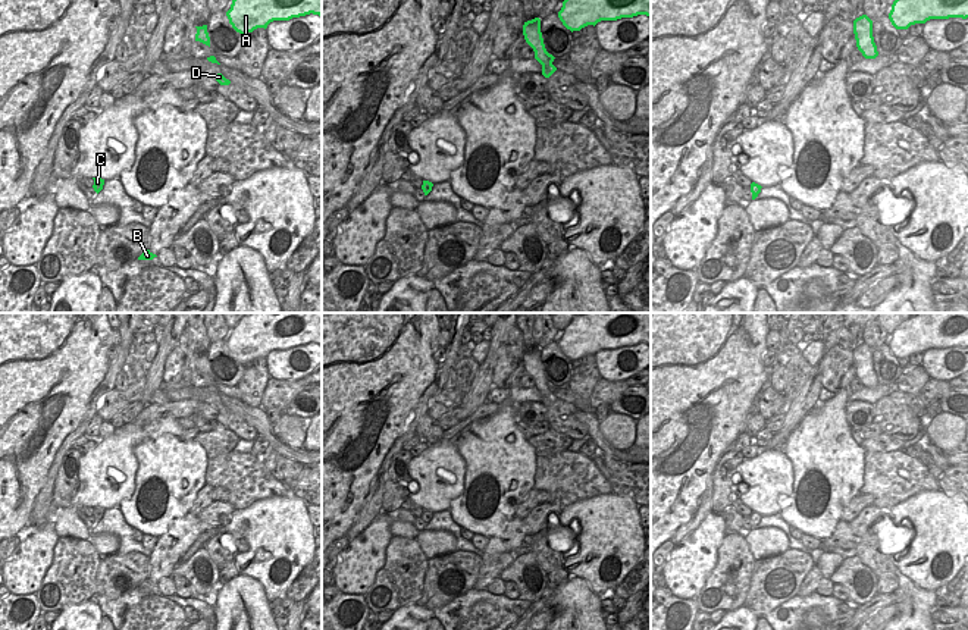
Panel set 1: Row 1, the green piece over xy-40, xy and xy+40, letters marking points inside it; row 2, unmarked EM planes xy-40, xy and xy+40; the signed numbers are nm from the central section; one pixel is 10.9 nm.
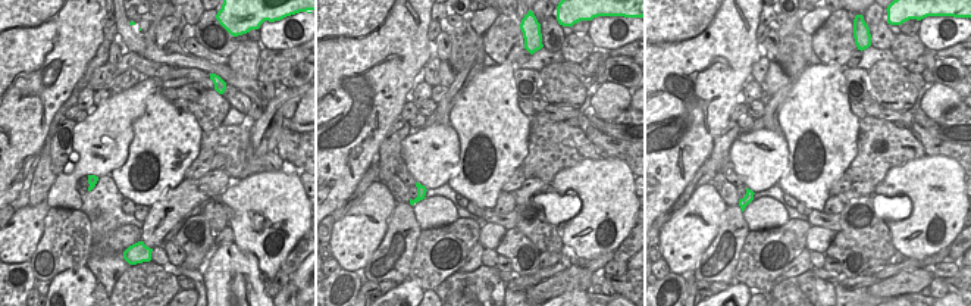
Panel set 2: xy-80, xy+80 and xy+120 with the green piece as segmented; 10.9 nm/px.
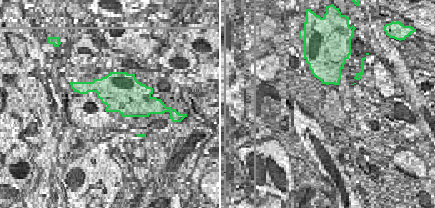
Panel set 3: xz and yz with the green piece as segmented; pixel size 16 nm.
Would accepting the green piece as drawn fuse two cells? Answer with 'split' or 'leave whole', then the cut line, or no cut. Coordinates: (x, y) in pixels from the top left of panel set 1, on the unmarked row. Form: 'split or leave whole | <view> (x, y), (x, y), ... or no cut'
leave whole | no cut

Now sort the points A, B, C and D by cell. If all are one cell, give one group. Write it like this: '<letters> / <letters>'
A B C D

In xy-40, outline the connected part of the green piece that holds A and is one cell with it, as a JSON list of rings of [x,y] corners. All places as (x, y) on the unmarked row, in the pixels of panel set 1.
[[[250,313],[226,341],[232,357],[245,364],[273,350],[306,344],[322,345],[322,313]]]

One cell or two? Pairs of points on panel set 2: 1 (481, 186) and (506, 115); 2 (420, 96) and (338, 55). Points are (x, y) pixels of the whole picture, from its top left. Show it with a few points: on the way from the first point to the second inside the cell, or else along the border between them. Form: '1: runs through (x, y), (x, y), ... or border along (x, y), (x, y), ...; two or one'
1: runs through (495, 169), (498, 133); one
2: border along (413, 89), (410, 99); two

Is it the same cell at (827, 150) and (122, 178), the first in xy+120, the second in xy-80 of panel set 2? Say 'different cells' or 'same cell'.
same cell

